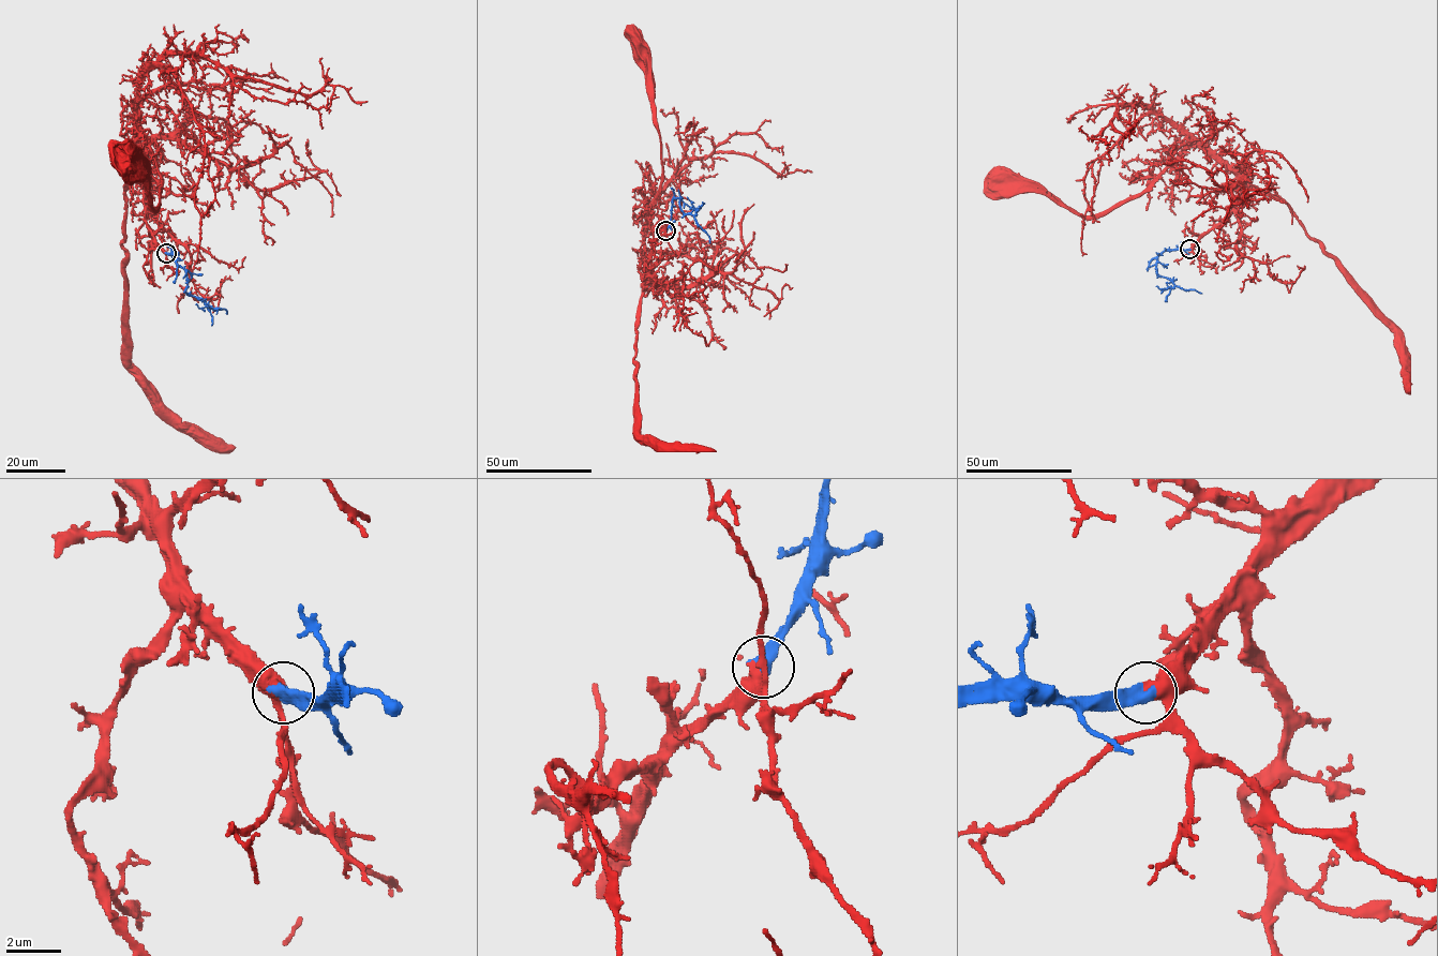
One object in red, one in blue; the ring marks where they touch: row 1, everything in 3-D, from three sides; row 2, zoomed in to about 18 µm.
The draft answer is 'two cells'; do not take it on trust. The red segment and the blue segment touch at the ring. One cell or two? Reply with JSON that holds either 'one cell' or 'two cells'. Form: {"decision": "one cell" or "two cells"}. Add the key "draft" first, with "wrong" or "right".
{"draft": "wrong", "decision": "one cell"}

